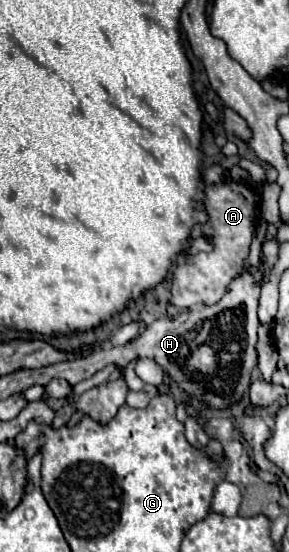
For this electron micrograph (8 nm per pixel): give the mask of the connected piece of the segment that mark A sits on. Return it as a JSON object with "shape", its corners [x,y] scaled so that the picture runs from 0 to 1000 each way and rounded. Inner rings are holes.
{"shape":[[[765,330],[716,337],[716,384],[730,391],[723,406],[675,409],[668,424],[723,424],[744,449],[723,460],[689,457],[682,464],[661,464],[647,475],[612,478],[592,518],[599,551],[612,558],[668,558],[682,547],[758,547],[772,525],[785,522],[785,511],[799,511],[813,496],[848,493],[862,486],[862,442],[875,438],[882,402],[896,388],[896,362],[869,351],[869,341],[827,330]]]}

